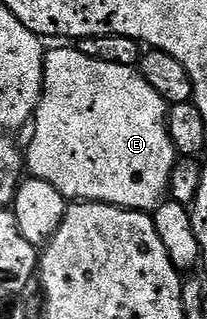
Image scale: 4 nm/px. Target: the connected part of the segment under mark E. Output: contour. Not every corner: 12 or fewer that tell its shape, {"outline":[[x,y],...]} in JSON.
{"outline":[[45,54],[28,172],[153,211],[179,154],[132,65]]}

